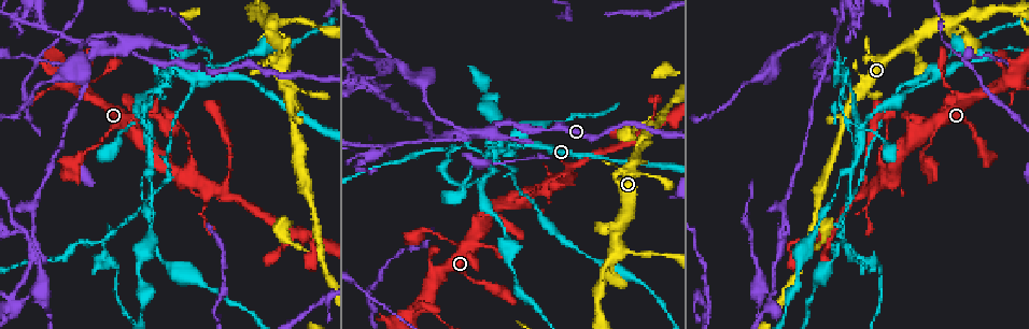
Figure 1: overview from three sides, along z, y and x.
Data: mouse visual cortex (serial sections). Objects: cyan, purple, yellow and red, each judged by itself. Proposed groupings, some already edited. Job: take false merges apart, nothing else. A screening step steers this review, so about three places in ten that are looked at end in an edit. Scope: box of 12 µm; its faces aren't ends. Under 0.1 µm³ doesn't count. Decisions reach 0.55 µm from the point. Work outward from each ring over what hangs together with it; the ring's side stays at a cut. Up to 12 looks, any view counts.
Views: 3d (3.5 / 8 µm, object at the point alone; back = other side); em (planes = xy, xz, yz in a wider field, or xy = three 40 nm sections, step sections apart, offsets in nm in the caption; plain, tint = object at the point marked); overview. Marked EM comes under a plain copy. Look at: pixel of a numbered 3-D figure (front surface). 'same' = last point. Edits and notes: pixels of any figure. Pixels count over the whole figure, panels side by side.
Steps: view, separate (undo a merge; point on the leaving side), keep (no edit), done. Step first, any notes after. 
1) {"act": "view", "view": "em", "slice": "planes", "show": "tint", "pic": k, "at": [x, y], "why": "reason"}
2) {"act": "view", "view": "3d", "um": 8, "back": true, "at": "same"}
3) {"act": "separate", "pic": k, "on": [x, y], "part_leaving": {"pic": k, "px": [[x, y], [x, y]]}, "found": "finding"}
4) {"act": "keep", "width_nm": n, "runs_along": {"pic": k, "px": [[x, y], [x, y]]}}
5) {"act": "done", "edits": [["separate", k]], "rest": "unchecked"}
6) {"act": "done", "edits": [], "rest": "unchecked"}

{"act": "view", "view": "3d", "um": 3.5, "pic": 1, "at": [1010, 76], "why": "arms run side by side"}

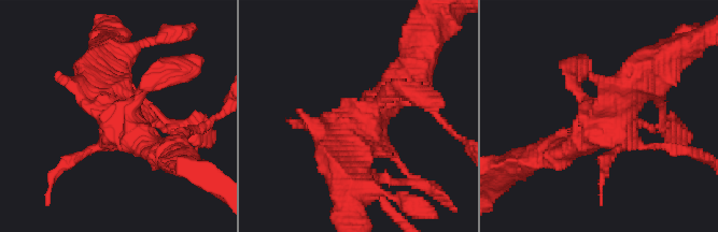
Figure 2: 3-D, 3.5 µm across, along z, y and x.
{"act": "view", "view": "em", "slice": "planes", "show": "tint", "pic": 2, "at": [364, 122]}

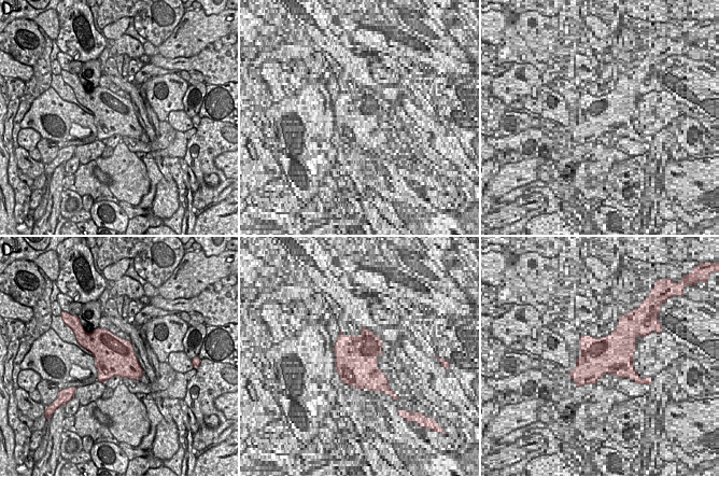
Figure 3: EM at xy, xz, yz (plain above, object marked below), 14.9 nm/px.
{"act": "keep", "runs_along": {"pic": 2, "px": [[408, 77], [355, 134], [312, 127]]}, "found": "all the same cell"}

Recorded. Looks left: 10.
{"act": "view", "view": "3d", "um": 3.5, "pic": 1, "at": [468, 133], "why": "sharp bend"}

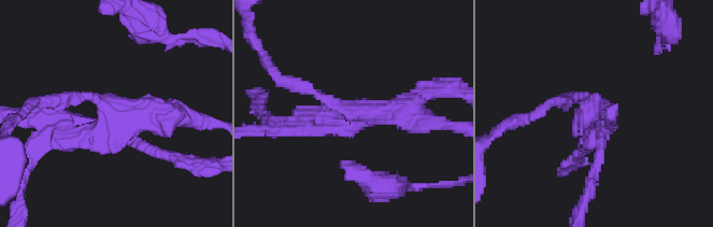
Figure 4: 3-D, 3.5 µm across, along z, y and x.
{"act": "view", "view": "em", "slice": "xy", "step": 1, "show": "tint", "pic": 4, "at": [355, 112]}

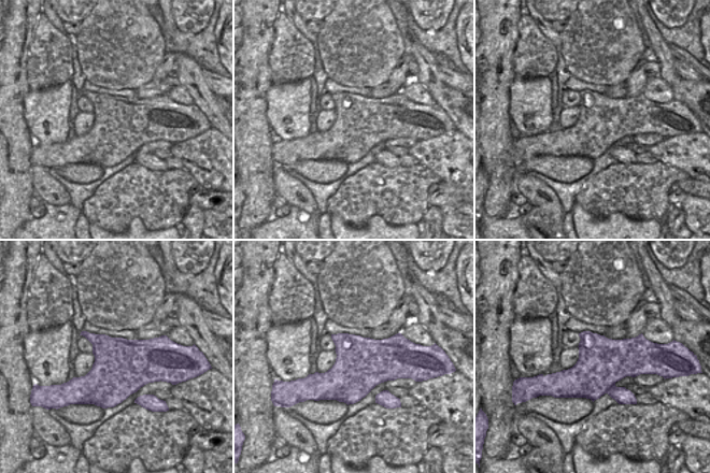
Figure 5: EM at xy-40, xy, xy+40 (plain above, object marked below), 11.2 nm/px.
{"act": "separate", "pic": 4, "on": [81, 98], "arm_widths_nm": [150, 200, 200, 350], "part_leaving": {"pic": 4, "px": [[122, 131], [59, 136], [26, 165]]}, "found": "two cells meet here"}

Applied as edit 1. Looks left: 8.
{"act": "view", "view": "3d", "um": 8, "pic": 1, "at": [44, 24], "why": "three arms meet"}

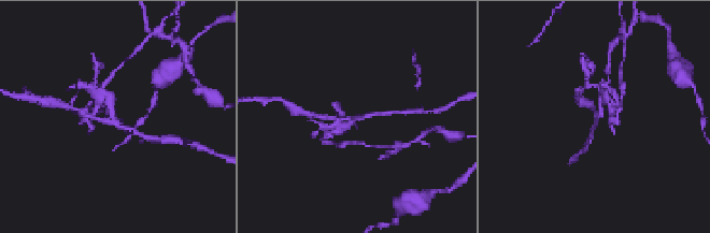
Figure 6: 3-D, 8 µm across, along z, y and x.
{"act": "view", "view": "em", "slice": "xy", "step": 5, "show": "tint", "pic": 6, "at": [116, 121], "arms": 3, "arm_widths_nm": [150, 150, 150]}

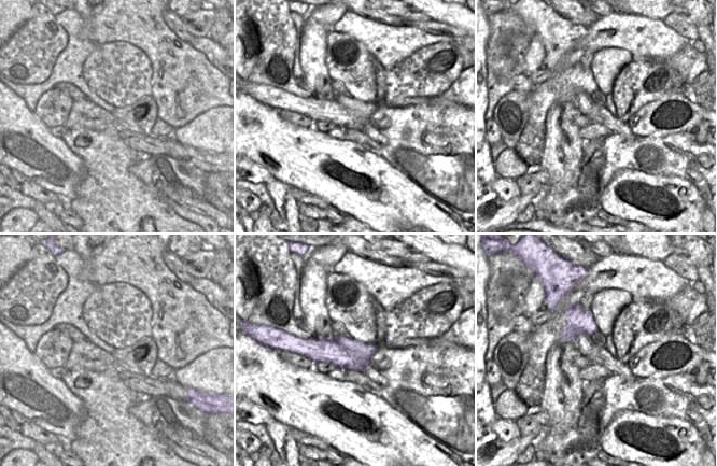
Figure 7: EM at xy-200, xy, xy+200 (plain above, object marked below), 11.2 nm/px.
{"act": "separate", "pic": 6, "on": [97, 110], "found": "a second cell is stuck on"}

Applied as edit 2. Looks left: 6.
{"act": "view", "view": "overview"}

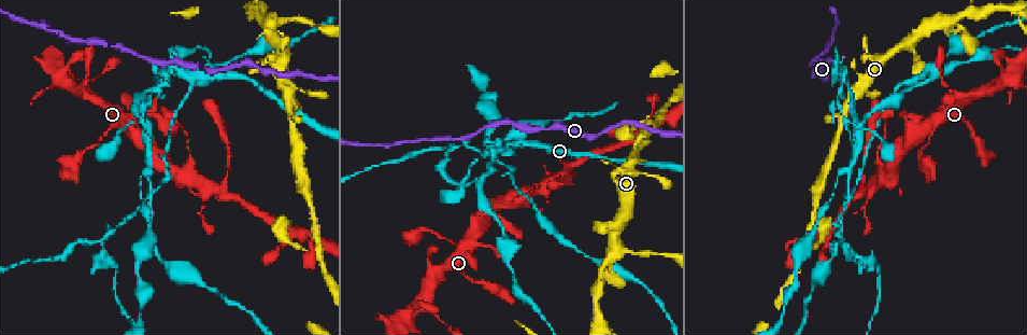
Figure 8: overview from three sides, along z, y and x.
{"act": "view", "view": "3d", "um": 3.5, "pic": 8, "at": [166, 76], "why": "narrows sharply"}

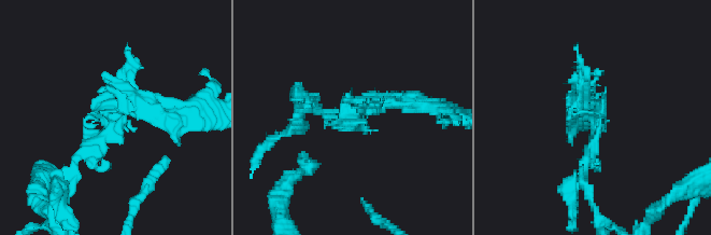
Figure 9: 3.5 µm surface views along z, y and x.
{"act": "view", "view": "em", "slice": "planes", "show": "tint", "pic": 9, "at": [118, 110]}

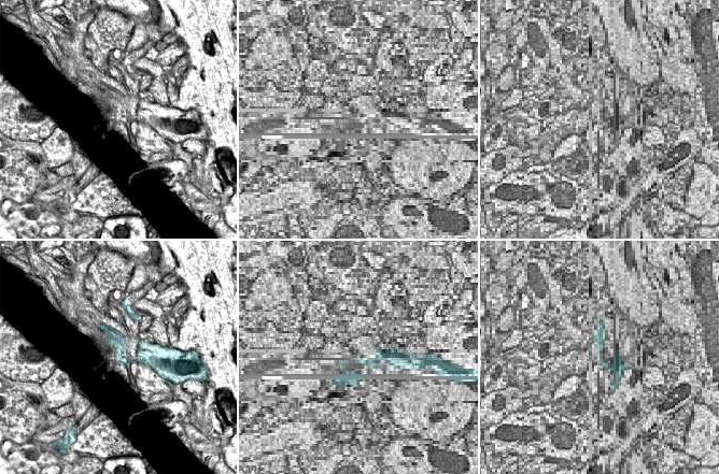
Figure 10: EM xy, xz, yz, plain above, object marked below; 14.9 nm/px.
{"act": "separate", "pic": 9, "on": [90, 137], "part_leaving": {"pic": 9, "px": [[114, 115], [57, 192]]}, "found": "a second cell is stuck on"}

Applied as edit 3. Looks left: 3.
{"act": "view", "view": "3d", "um": 3.5, "pic": 8, "at": [218, 187], "why": "thin arm on a thick one"}

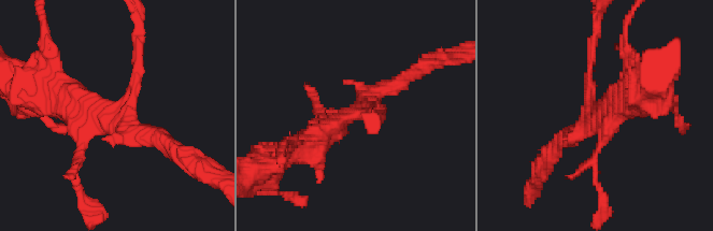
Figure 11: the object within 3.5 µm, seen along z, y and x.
{"act": "view", "view": "em", "slice": "planes", "show": "tint", "pic": 11, "at": [596, 117], "why": "now the EM"}

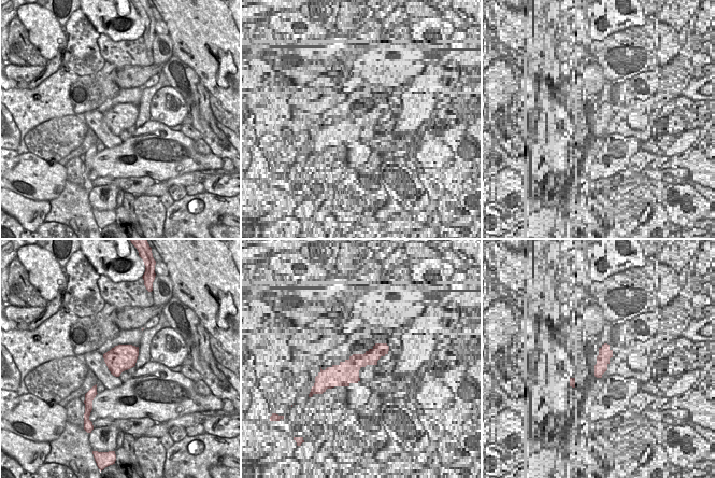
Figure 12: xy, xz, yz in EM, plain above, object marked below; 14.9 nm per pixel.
{"act": "keep", "runs_along": {"pic": 11, "px": [[294, 149], [407, 77]]}, "found": "continuous, no second cell"}

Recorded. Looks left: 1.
{"act": "done", "edits": [["separate", 4], ["separate", 6], ["separate", 9]], "rest": "unchecked"}

